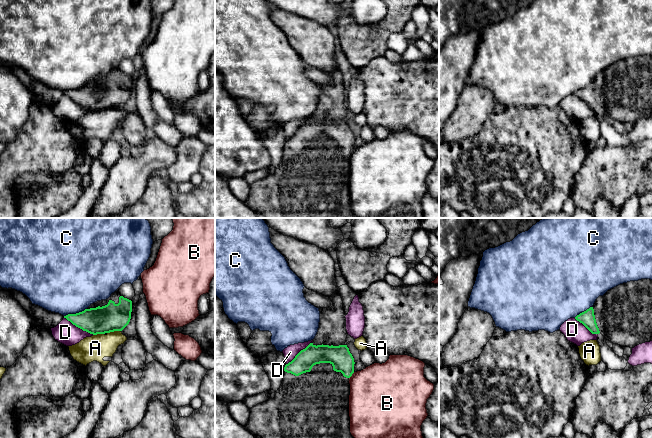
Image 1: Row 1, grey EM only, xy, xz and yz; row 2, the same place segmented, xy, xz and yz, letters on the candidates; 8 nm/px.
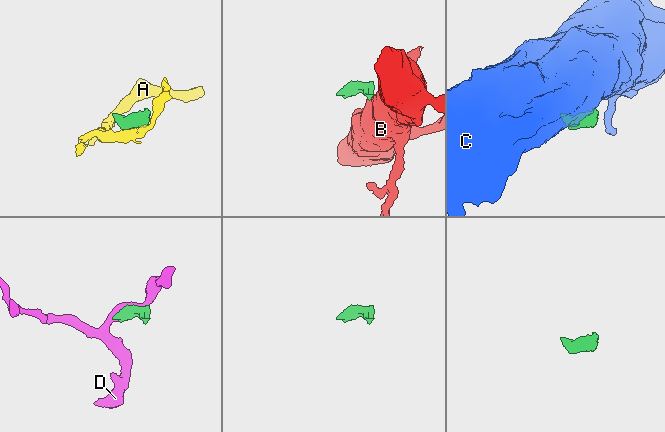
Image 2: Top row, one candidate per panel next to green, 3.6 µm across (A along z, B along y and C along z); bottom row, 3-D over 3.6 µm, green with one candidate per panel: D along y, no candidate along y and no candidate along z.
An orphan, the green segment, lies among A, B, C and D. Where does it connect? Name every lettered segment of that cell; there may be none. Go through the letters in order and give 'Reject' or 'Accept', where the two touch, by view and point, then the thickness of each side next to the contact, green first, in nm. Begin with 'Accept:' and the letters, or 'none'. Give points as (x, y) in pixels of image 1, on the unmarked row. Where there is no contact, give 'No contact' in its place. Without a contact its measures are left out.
Accept: none
A: Reject. Touches green at xy (113, 107). Thickness 220 nm (green) against 200 nm
B: Reject. Touches green at xz (351, 151). Thickness 180 nm (green) against 440 nm
C: Reject. Touches green at xy (76, 89). Thickness 220 nm (green) against 500 nm
D: Reject. Touches green at xy (79, 103). Thickness 220 nm (green) against 180 nm

